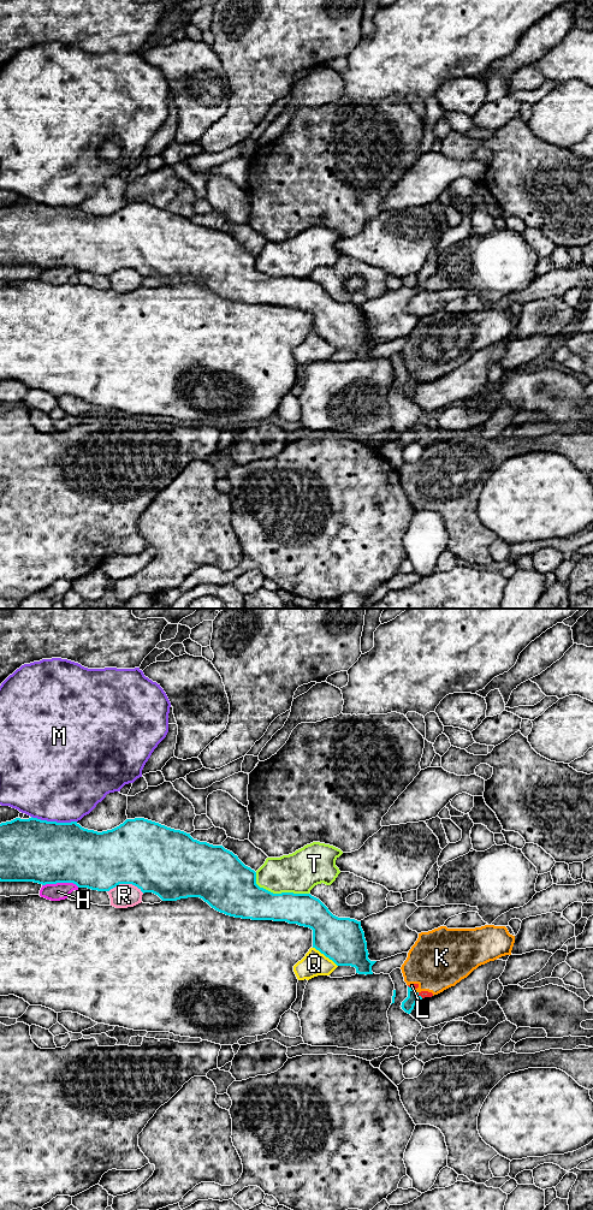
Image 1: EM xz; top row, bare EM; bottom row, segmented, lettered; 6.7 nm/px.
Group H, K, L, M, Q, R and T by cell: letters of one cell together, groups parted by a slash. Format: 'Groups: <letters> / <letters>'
Groups: H / K L / M / Q / R / T

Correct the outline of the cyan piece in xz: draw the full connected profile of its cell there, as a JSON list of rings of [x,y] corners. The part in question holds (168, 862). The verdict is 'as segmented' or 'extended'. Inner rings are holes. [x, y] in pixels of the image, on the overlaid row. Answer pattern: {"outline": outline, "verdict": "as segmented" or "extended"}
{"outline": [[[32,817],[1,823],[0,882],[73,883],[97,891],[132,884],[143,894],[153,892],[162,901],[200,897],[230,917],[309,927],[313,930],[313,948],[337,966],[355,967],[358,974],[373,974],[372,966],[376,962],[368,959],[361,921],[333,915],[310,894],[273,894],[260,888],[256,872],[223,846],[200,842],[190,834],[144,818],[126,819],[102,832],[84,829],[77,822],[57,823]]], "verdict": "as segmented"}

